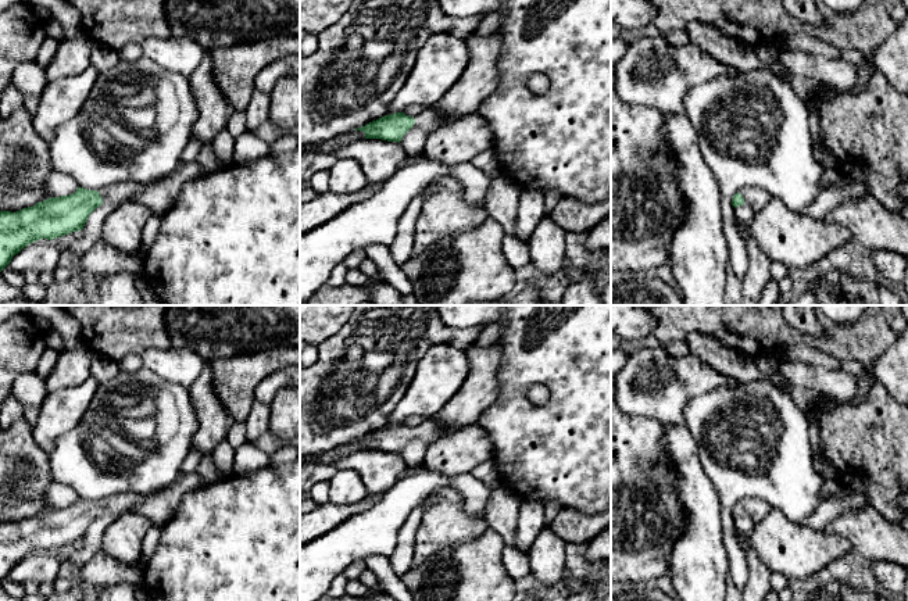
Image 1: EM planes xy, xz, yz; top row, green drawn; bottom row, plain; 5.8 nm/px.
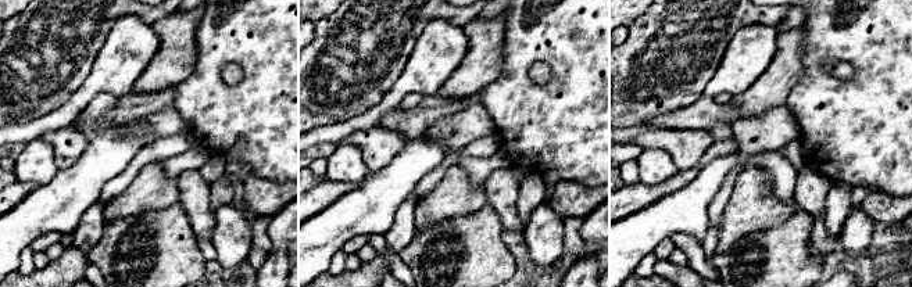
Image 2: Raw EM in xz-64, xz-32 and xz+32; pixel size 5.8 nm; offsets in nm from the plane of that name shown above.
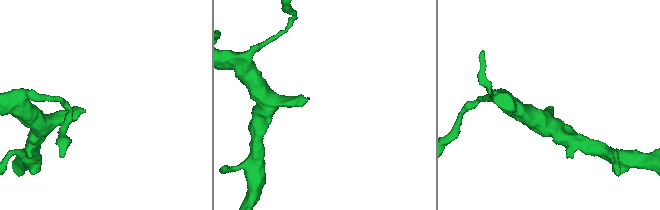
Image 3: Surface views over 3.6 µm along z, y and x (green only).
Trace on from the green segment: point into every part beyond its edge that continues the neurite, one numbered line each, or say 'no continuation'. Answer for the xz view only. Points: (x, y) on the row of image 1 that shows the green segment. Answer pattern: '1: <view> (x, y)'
1: xz (429, 121)

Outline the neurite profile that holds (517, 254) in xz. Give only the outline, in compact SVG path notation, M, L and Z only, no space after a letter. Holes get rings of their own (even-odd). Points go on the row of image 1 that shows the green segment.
M504 235L503 255L507 262L515 269L521 269L530 262L530 255L526 244L523 244L515 236Z

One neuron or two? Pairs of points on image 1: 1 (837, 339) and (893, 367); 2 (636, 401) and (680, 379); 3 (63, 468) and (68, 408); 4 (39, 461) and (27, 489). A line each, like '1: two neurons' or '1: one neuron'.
1: two neurons
2: one neuron
3: two neurons
4: one neuron

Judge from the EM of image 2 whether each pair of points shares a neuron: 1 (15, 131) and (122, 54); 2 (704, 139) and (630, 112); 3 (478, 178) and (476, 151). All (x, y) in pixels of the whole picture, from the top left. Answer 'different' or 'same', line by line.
1: same
2: different
3: different

